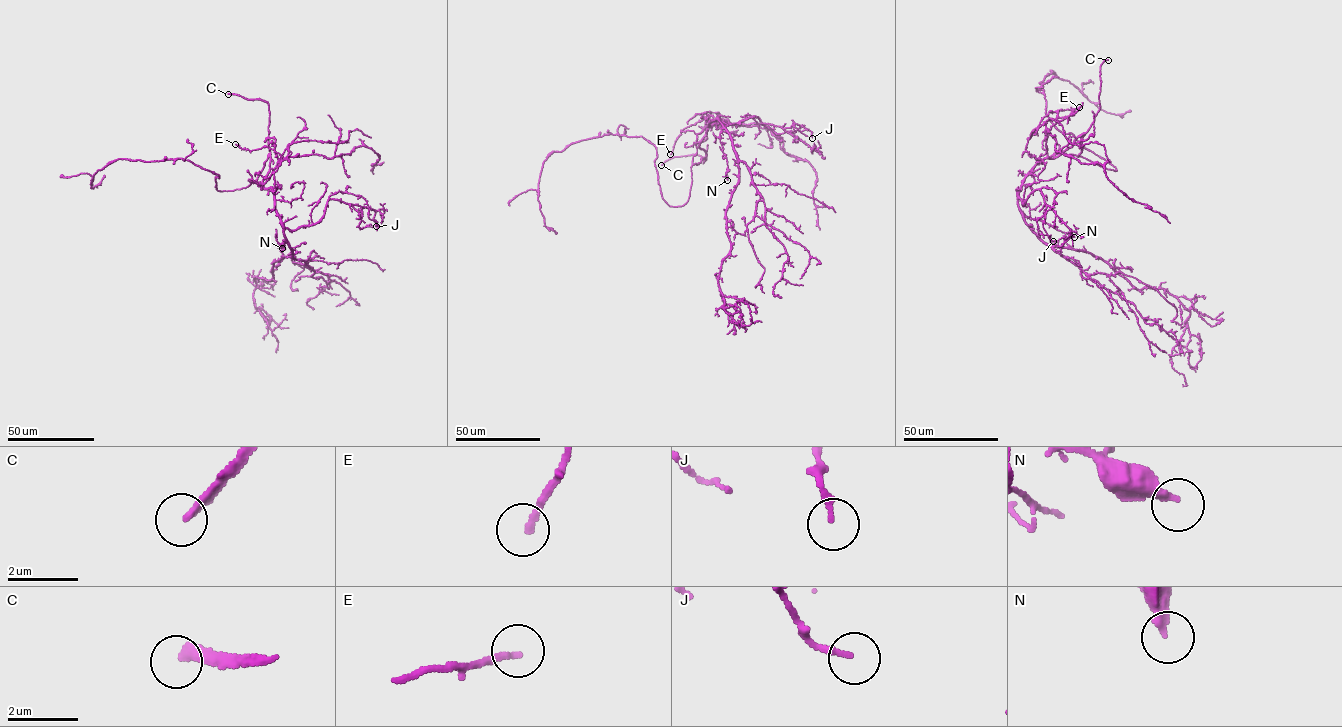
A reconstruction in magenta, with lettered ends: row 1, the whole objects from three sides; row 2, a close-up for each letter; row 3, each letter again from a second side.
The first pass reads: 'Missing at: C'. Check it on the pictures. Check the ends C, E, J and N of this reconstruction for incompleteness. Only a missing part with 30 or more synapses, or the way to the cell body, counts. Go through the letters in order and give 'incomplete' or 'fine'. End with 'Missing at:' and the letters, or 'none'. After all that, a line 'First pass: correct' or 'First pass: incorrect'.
C: incomplete
E: fine
J: fine
N: fine
Missing at: C
First pass: correct

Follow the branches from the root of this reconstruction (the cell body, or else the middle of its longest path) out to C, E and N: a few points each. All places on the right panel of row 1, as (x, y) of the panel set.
C: (1057, 153), (1054, 158), (1090, 128), (1100, 107), (1100, 67), (1103, 60), (1108, 60)
E: (1057, 153), (1051, 159), (1038, 161), (1025, 150), (1030, 133), (1049, 111), (1079, 107)
N: (1057, 153), (1051, 159), (1040, 160), (1026, 176), (1019, 192), (1018, 205), (1026, 216), (1074, 237)

